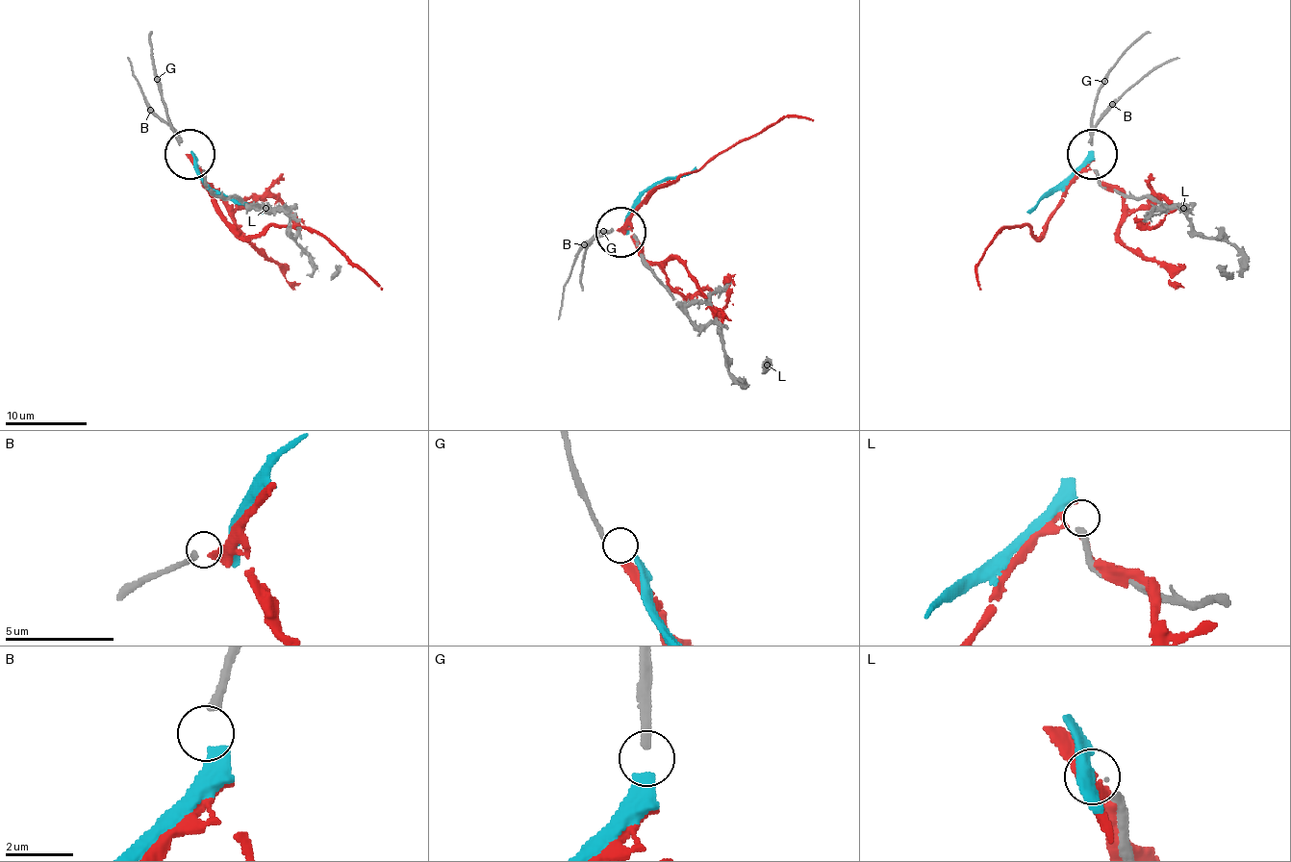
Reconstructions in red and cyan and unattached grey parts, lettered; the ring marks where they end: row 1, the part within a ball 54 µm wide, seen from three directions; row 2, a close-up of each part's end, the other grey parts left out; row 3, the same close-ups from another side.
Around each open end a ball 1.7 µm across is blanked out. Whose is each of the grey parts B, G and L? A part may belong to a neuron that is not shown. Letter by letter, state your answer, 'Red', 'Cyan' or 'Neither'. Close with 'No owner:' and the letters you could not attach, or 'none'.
B: Neither
G: Red
L: Cyan
No owner: B

